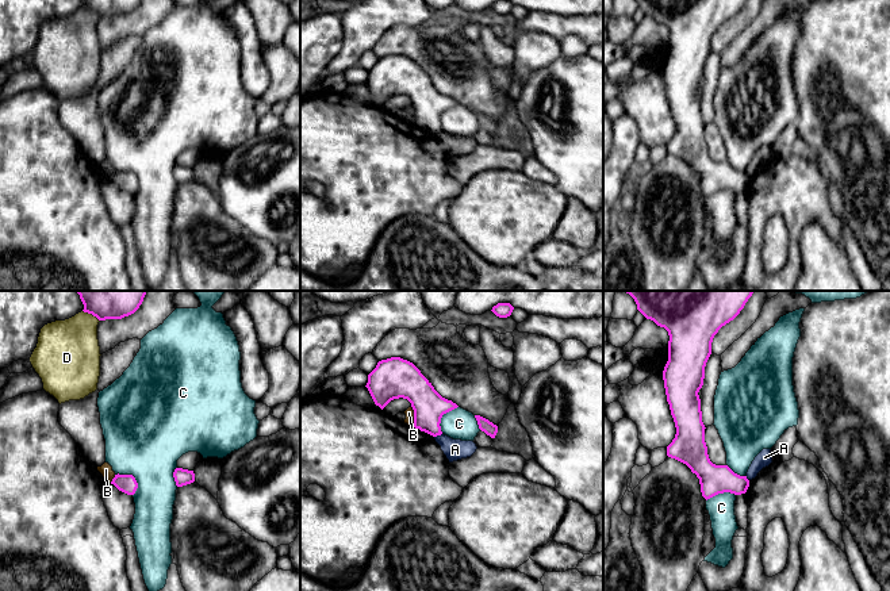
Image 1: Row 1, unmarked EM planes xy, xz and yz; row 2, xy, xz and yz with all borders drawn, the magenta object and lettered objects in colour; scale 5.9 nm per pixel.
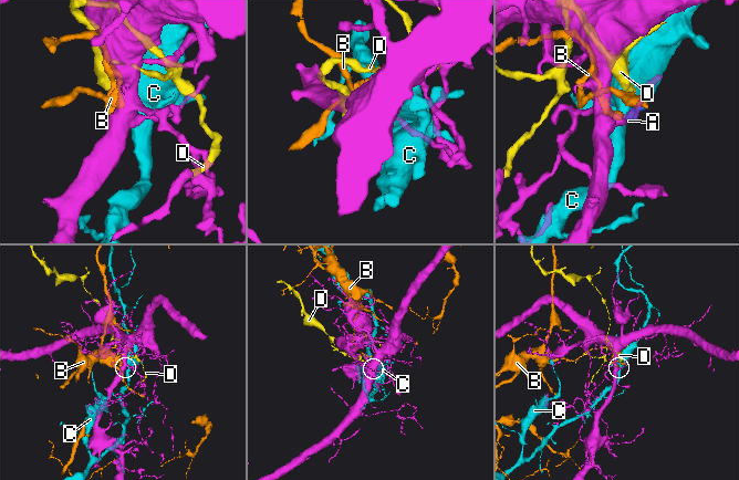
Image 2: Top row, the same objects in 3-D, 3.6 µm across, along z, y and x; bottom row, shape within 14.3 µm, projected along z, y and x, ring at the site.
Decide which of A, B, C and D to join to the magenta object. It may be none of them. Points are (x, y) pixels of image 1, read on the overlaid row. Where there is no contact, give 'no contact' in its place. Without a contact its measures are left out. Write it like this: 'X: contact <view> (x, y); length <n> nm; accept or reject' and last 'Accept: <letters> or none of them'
A: contact xz (437, 434); length 50 nm; reject
B: contact xz (414, 415); length 120 nm; reject
C: contact xy (134, 478); length 170 nm; reject
D: contact xy (91, 313); length 120 nm; reject
Accept: none of them

